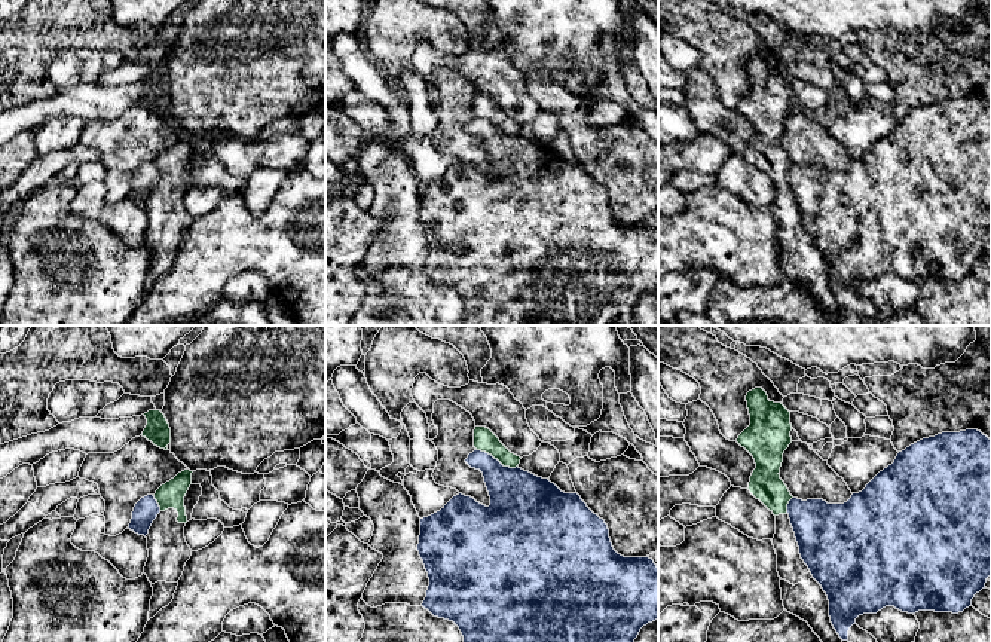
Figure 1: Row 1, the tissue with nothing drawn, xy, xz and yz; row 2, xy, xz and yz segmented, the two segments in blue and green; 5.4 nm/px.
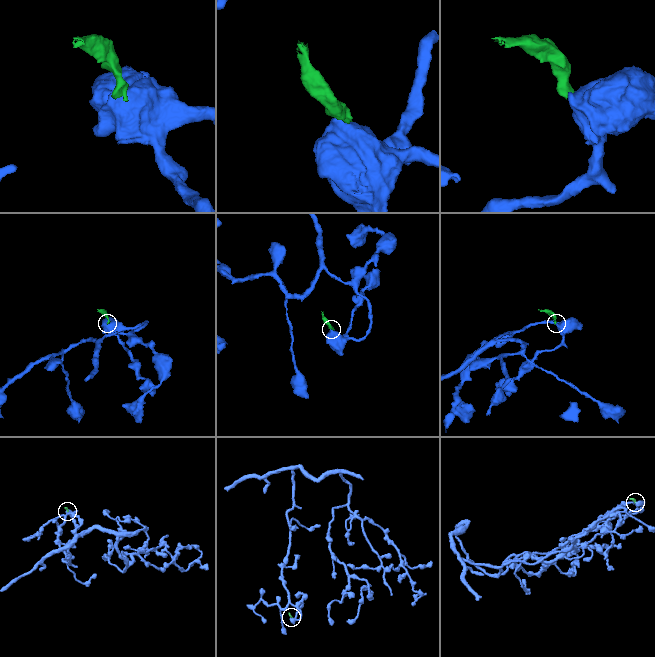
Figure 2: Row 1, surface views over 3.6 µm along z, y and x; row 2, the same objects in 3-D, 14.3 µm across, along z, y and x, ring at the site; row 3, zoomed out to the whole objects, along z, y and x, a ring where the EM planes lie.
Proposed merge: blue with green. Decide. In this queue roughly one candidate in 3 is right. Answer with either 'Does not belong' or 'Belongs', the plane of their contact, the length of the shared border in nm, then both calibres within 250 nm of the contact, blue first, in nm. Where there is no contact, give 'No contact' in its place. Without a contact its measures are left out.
Does not belong. Touches blue in xz. Shared border 260 nm. Thickness 320 nm (blue) against 120 nm

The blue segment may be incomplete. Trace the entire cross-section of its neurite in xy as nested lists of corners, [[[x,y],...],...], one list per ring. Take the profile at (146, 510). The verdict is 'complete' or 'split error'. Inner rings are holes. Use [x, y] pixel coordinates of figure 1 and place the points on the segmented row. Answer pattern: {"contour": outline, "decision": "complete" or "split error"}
{"contour": [[[153,495],[141,498],[132,511],[129,529],[138,535],[147,535],[153,520],[160,513],[160,507]]], "decision": "complete"}

